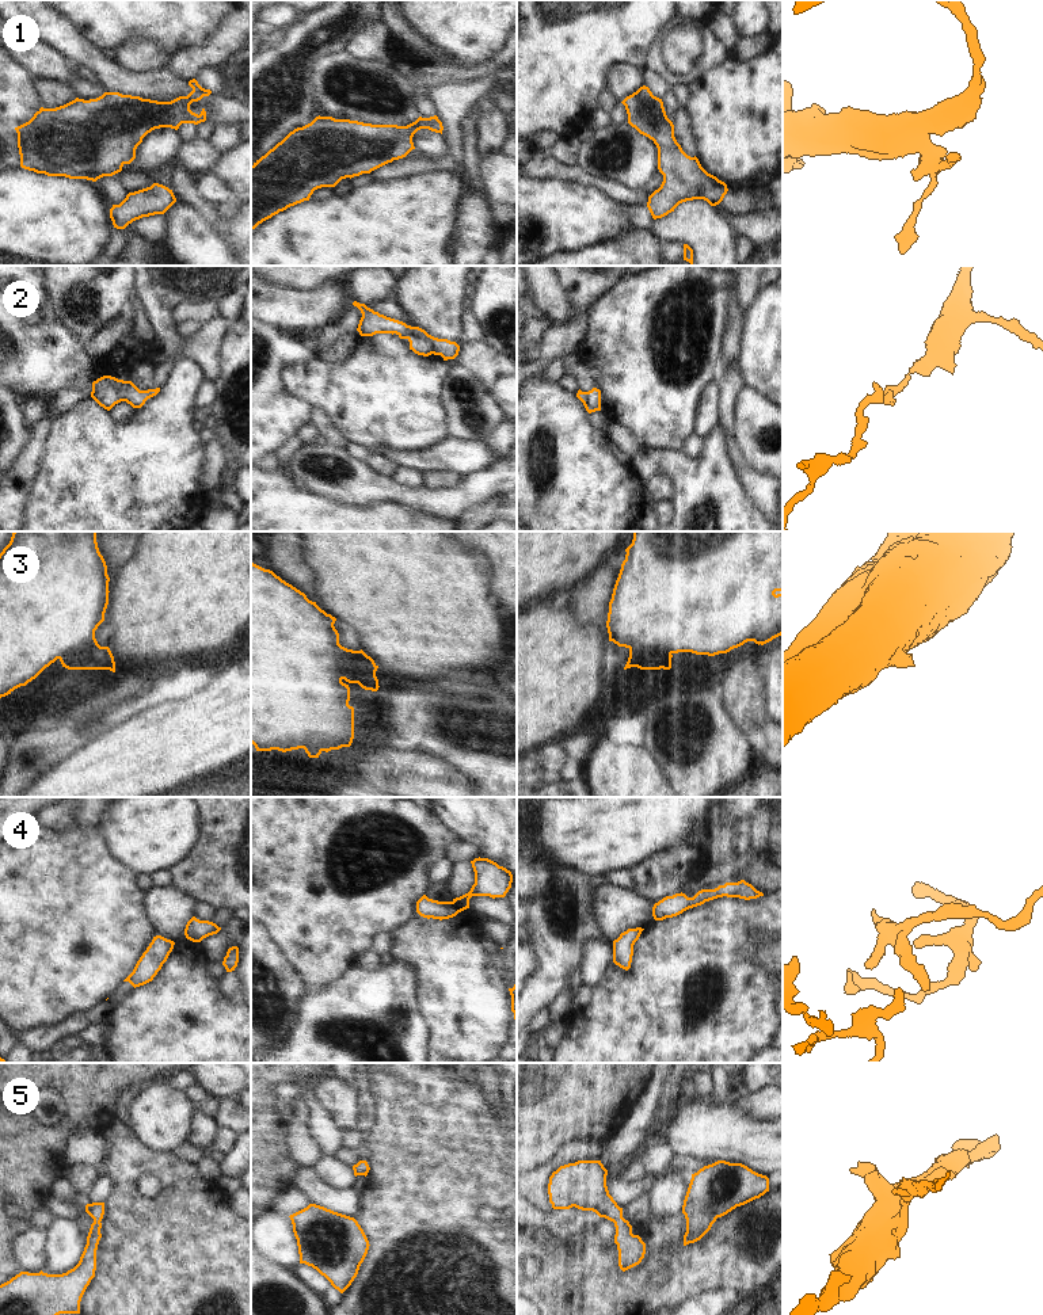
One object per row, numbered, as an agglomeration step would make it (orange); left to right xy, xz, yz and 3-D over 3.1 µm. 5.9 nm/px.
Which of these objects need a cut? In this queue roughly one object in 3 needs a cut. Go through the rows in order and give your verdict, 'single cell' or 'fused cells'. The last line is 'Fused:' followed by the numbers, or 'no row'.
1: single cell
2: single cell
3: single cell
4: single cell
5: single cell
Fused: no row

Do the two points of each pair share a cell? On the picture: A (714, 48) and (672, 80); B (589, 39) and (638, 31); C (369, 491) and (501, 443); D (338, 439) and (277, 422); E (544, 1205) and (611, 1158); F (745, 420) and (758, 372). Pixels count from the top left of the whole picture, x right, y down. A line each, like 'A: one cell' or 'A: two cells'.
A: one cell
B: one cell
C: two cells
D: two cells
E: two cells
F: two cells

